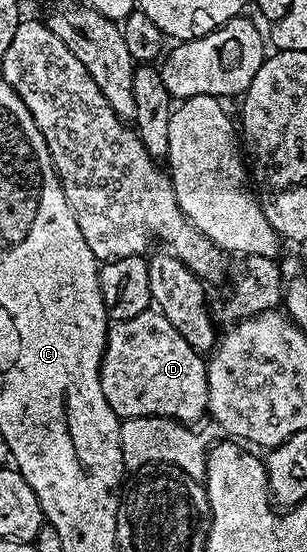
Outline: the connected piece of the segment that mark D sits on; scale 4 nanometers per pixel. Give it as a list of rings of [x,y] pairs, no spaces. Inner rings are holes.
[[[157,310],[142,312],[137,314],[137,318],[114,321],[108,327],[107,345],[103,351],[103,361],[99,367],[99,381],[101,382],[101,390],[105,390],[105,398],[109,402],[109,406],[113,406],[115,413],[123,420],[132,420],[138,416],[168,416],[171,420],[179,420],[182,424],[195,426],[198,425],[197,422],[202,416],[206,417],[208,415],[209,382],[207,381],[207,360],[196,352],[193,346],[189,346],[189,342],[185,342],[185,338],[181,338],[181,334],[177,330],[173,330],[173,322],[169,322],[169,318],[165,318],[165,314],[161,314]]]

